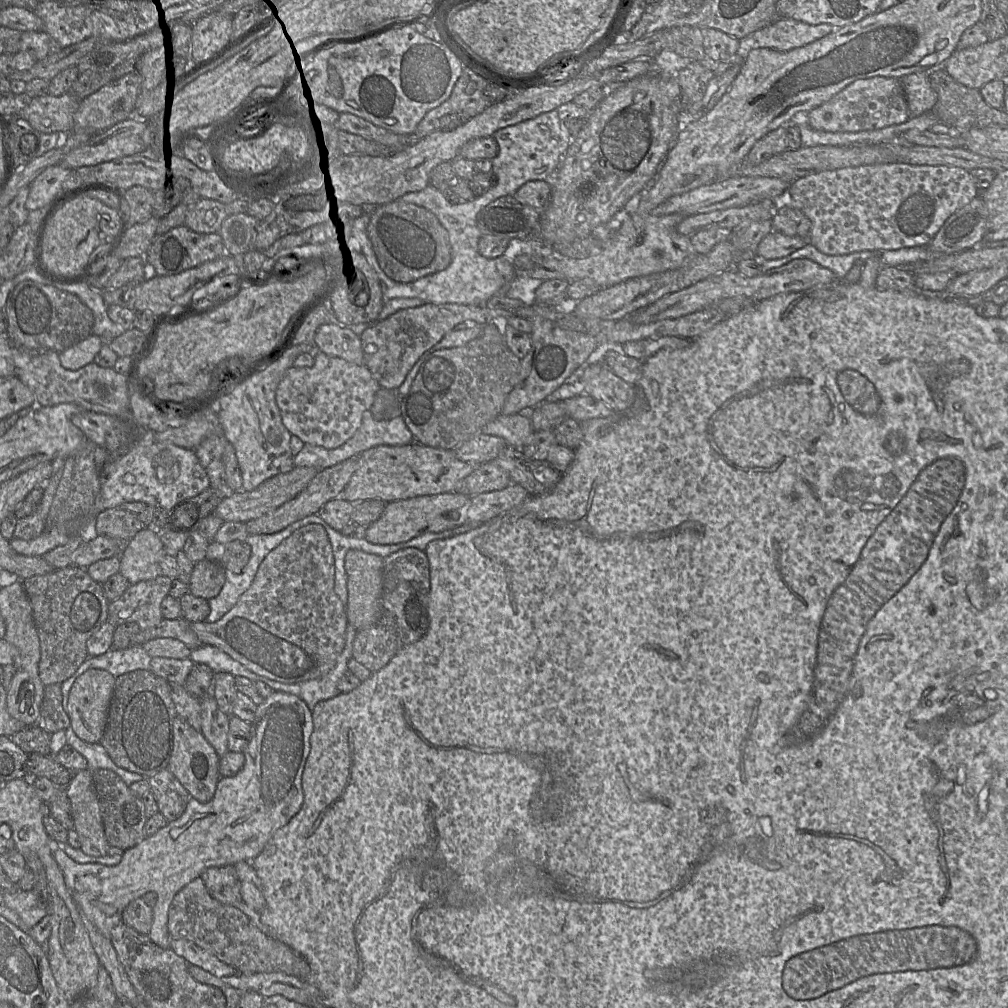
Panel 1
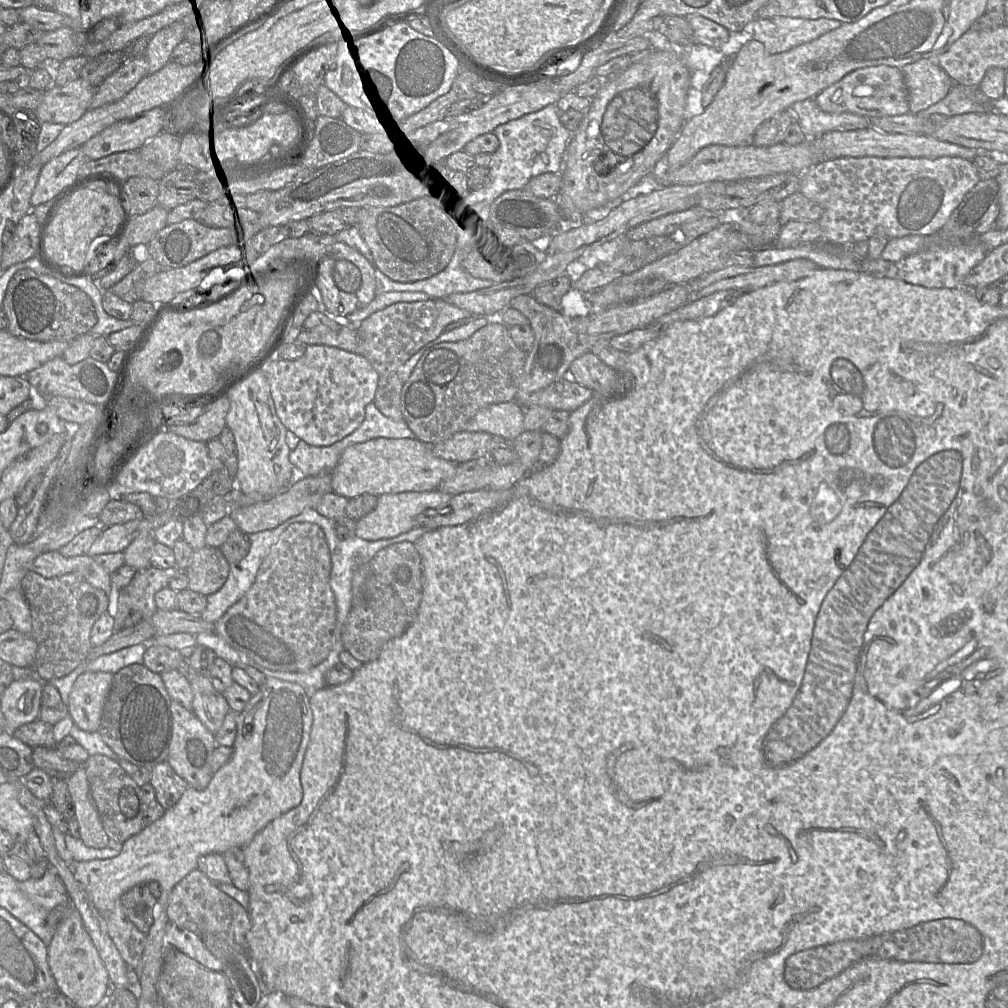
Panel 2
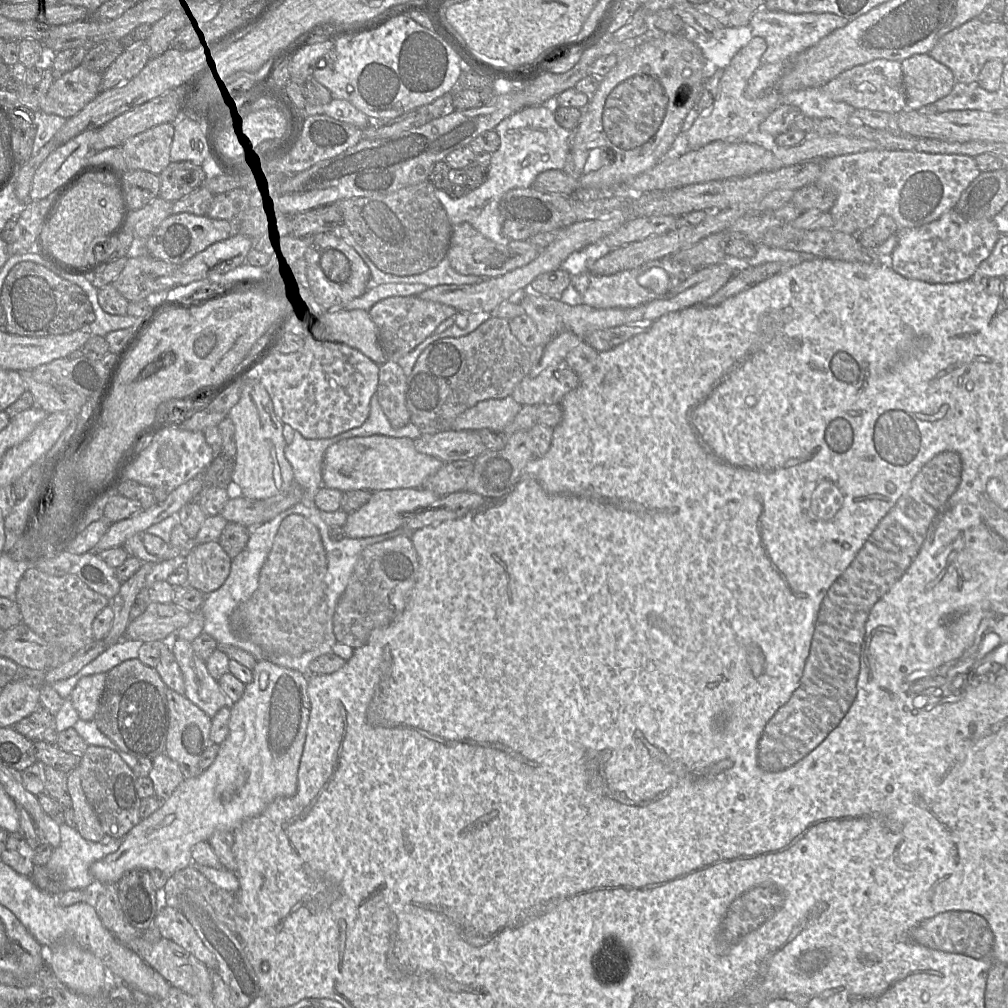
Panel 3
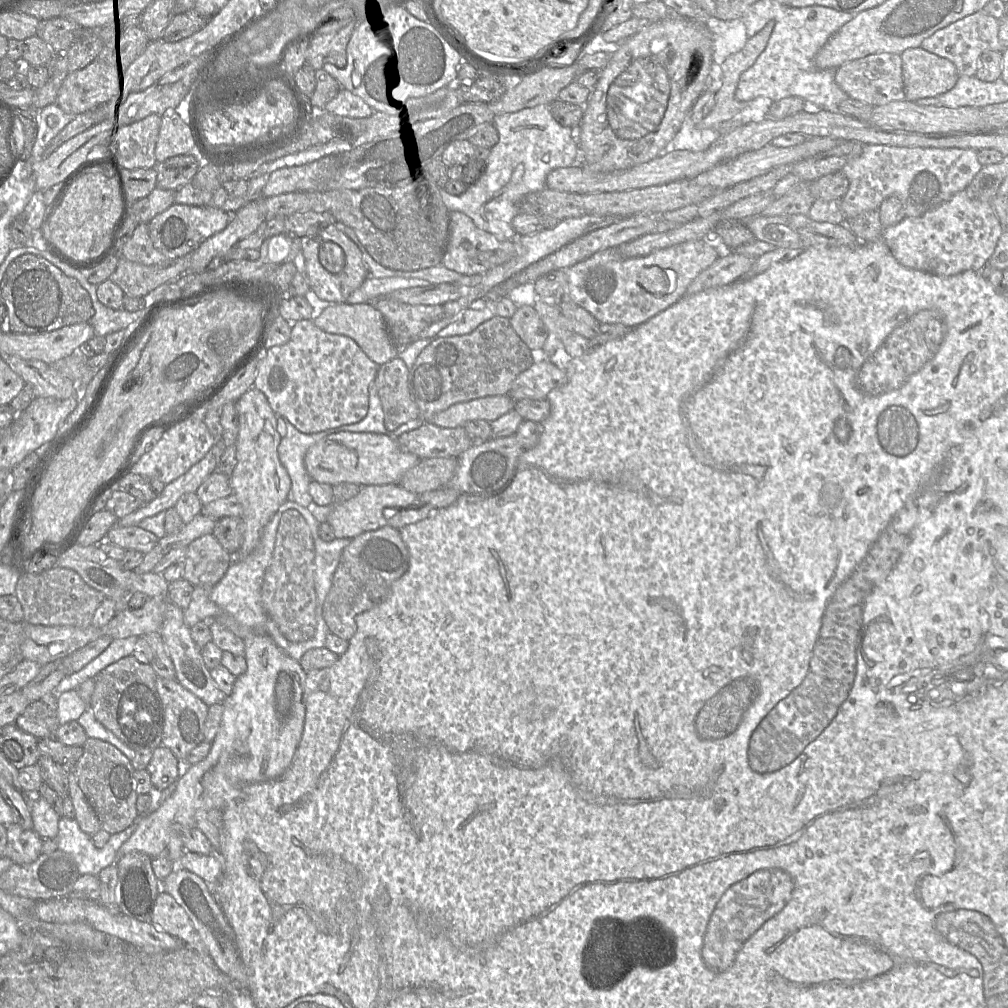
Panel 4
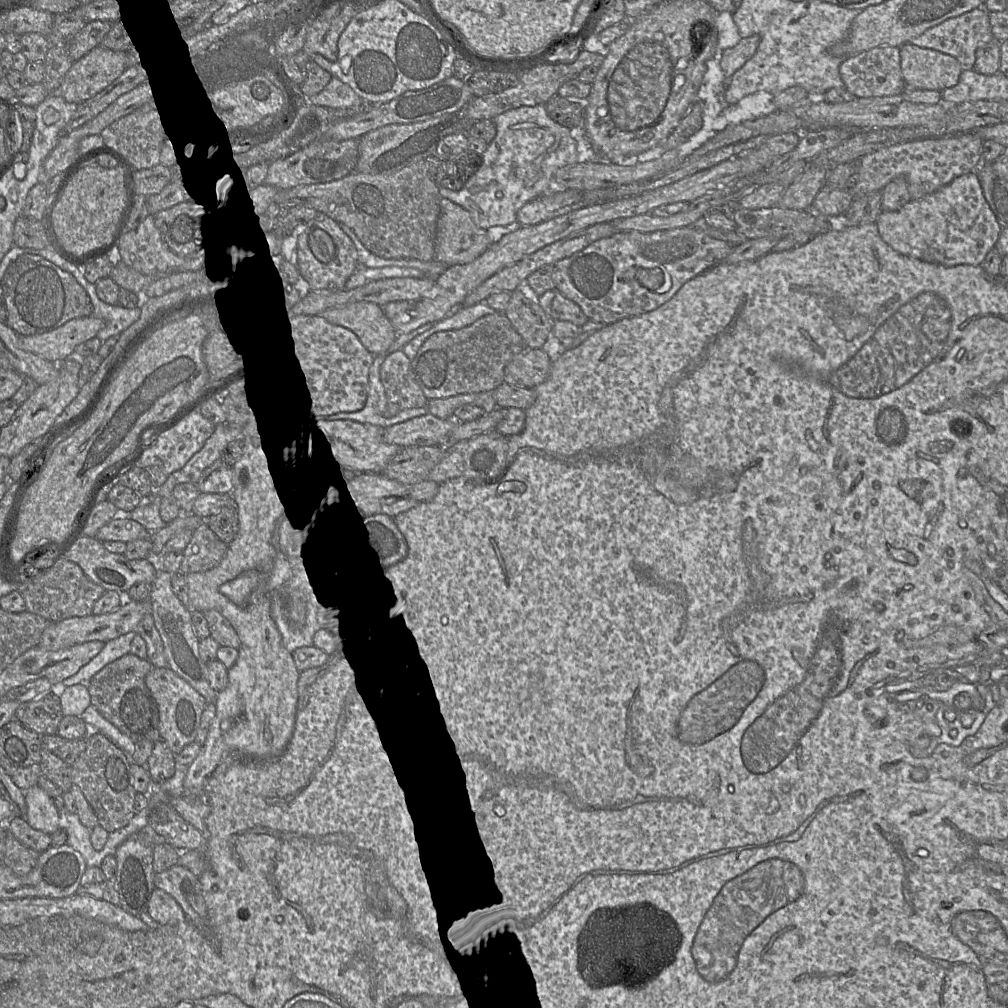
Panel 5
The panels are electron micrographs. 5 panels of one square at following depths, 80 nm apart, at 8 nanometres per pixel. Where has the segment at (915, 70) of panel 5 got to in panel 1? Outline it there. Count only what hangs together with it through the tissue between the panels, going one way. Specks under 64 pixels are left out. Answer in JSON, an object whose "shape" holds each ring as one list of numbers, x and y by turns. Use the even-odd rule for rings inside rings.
{"shape":[[927,71,908,74,900,78,911,116,931,111,938,96,932,88]]}

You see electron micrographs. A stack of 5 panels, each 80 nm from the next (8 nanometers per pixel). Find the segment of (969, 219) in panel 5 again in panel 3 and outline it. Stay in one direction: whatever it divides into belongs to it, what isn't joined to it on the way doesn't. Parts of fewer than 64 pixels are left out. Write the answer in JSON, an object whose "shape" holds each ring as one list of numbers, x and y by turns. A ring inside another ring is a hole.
{"shape":[[954,209,928,224,899,229,895,235,897,244,888,258,892,269,906,278,933,284,955,283,973,278,1001,236,995,220,965,220]]}

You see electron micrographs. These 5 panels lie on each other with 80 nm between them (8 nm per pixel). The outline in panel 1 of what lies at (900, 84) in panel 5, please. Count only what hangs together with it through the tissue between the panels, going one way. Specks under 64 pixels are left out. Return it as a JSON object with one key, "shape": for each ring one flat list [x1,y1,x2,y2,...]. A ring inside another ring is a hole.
{"shape":[[875,76,859,79,845,87,829,101,808,112,809,124,826,132,861,132,880,130,911,118,900,79]]}

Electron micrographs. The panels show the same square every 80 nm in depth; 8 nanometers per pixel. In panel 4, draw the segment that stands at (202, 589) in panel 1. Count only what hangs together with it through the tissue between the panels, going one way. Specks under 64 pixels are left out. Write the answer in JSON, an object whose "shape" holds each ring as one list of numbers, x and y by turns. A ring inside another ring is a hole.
{"shape":[[213,534,195,539,185,556,183,578,193,586,213,588,225,576,233,561]]}

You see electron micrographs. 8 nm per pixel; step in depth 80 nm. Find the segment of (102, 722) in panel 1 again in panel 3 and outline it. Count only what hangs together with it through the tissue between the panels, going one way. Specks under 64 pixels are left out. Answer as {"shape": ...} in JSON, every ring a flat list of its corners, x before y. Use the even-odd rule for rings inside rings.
{"shape":[[106,673,84,676,72,690,69,699,79,719,86,721,94,719,105,688,106,677]]}

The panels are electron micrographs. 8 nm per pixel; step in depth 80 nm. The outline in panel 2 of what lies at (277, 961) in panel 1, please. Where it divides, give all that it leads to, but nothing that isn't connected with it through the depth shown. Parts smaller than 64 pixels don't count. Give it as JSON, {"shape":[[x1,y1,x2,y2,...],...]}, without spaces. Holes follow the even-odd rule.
{"shape":[[199,868,191,871,172,889,167,903,170,922,181,929,190,930,199,937,207,933,225,933,247,950,247,933,251,928,248,910,223,892]]}

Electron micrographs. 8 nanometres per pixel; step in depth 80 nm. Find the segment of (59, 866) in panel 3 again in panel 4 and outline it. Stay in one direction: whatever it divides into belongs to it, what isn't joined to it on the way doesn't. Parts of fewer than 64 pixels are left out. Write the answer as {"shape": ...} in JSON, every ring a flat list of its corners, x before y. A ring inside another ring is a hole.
{"shape":[[65,816,59,819,58,849,74,860,80,875,98,876,100,871,117,862,117,851,136,830,138,822,134,822,125,830,111,834,102,848,97,848,92,837,83,832,76,819]]}

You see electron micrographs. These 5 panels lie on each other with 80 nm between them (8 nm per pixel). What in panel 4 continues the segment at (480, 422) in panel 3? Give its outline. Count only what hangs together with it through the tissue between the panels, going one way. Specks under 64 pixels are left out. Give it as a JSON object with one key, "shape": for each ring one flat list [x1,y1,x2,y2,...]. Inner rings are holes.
{"shape":[[493,395,459,402,436,414,432,424,443,428,463,427,473,420,491,423,502,415,514,410,515,401,509,395]]}

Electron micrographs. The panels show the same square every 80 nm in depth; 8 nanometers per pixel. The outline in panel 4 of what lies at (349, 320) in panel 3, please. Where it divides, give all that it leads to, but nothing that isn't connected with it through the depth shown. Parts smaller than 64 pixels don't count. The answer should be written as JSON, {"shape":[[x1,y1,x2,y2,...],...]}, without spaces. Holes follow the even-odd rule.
{"shape":[[338,303,317,306,313,322,327,333,344,335,353,339,367,357,378,366,398,356,399,349,392,341,385,320,380,311,375,308,374,303]]}

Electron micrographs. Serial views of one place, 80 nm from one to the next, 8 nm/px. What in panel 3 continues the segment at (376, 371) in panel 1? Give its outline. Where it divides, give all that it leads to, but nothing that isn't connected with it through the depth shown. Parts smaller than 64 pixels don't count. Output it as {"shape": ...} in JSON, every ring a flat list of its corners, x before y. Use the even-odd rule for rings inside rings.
{"shape":[[395,296,377,302,368,312,377,326,379,342,387,360,397,362,431,336,437,326,455,315,457,310,442,303,423,300,418,296]]}

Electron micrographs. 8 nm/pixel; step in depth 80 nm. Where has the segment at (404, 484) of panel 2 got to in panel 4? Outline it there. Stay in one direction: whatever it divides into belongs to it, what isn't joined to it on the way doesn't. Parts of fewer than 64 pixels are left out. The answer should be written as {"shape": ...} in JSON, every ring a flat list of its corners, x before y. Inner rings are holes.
{"shape":[[342,431,320,439,307,450,305,468,312,480,331,486,353,483,359,486,398,484,420,458,401,450,396,439,384,434]]}

